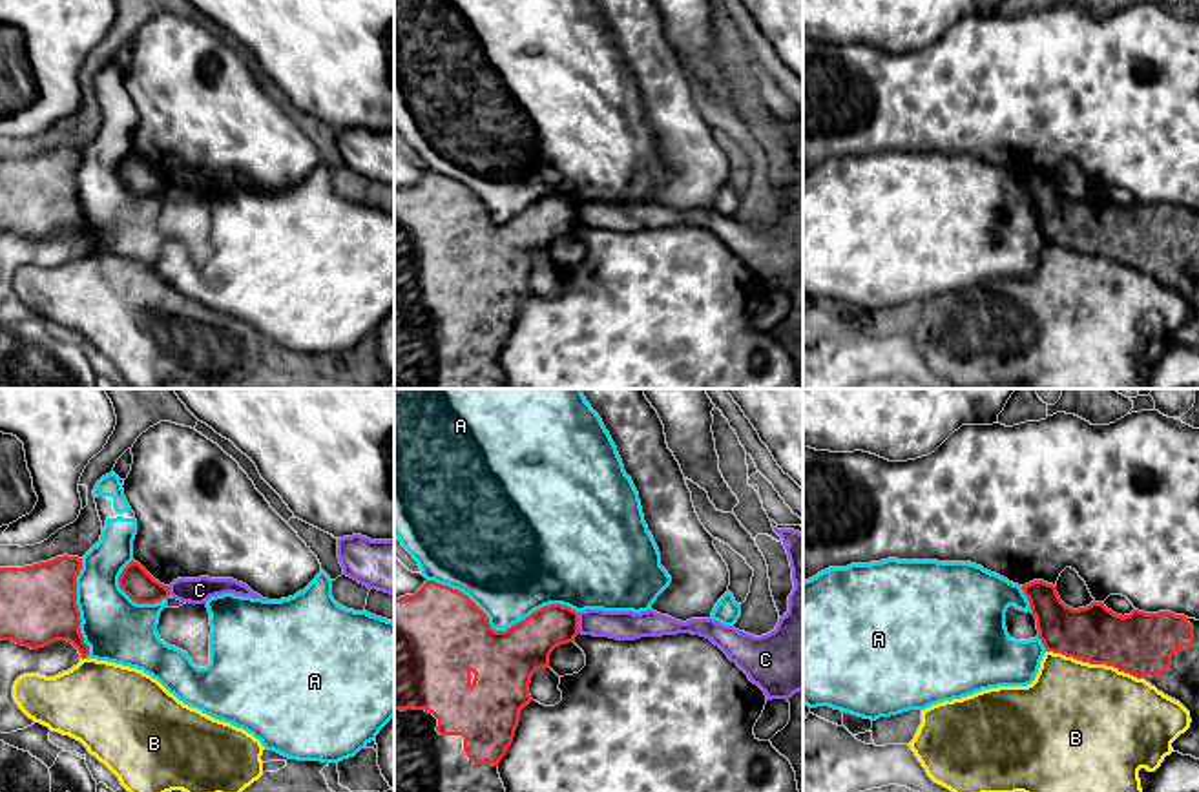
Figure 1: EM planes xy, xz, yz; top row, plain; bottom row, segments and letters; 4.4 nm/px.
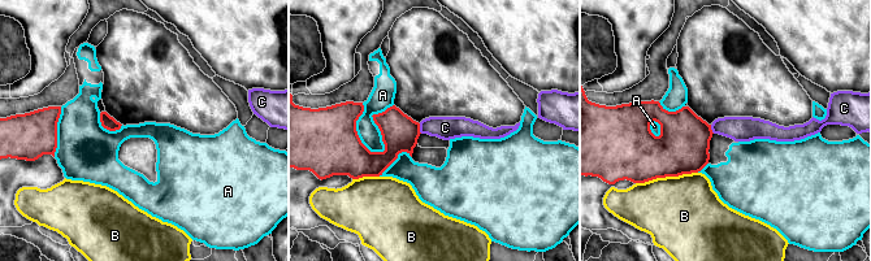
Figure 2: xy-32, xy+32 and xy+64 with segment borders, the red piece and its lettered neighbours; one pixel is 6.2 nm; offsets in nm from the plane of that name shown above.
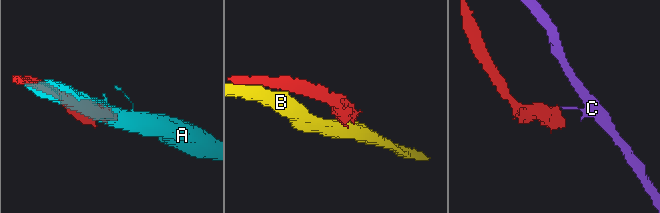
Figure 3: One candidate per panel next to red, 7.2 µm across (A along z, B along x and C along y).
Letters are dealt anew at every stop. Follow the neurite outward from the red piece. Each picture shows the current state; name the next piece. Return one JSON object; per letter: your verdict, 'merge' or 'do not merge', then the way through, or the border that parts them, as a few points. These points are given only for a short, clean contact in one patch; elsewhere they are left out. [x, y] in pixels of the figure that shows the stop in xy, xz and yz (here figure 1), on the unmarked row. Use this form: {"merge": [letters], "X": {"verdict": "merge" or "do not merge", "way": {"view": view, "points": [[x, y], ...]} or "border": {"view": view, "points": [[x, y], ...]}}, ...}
{"merge": [], "A": {"verdict": "do not merge"}, "B": {"verdict": "do not merge"}, "C": {"verdict": "do not merge", "border": {"view": "xz", "points": [[577, 205], [579, 223]]}}}

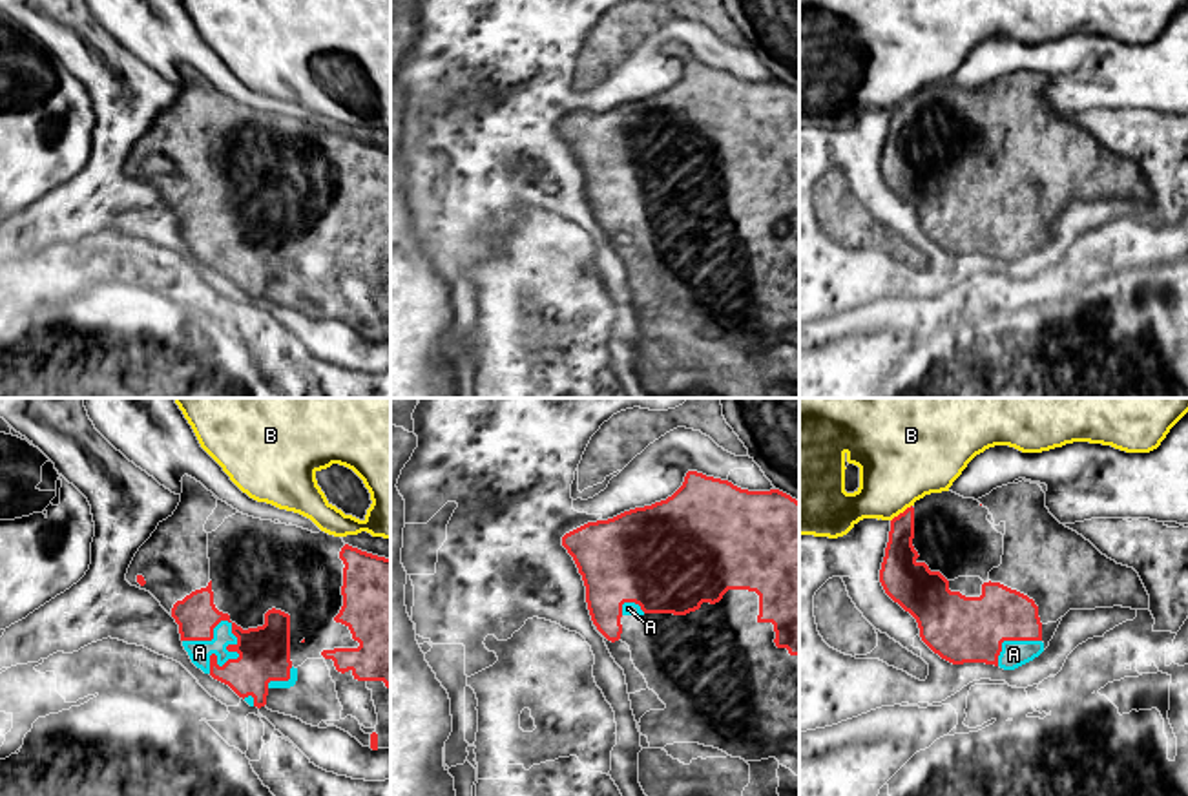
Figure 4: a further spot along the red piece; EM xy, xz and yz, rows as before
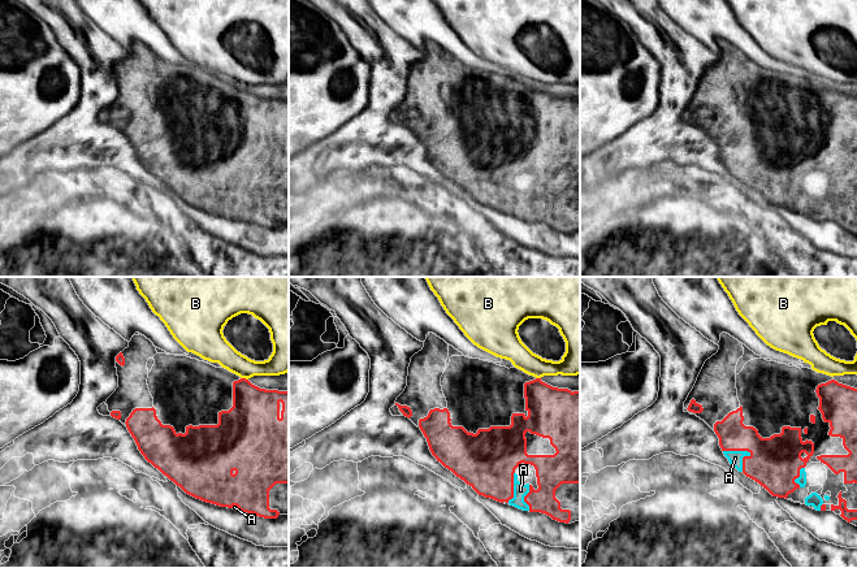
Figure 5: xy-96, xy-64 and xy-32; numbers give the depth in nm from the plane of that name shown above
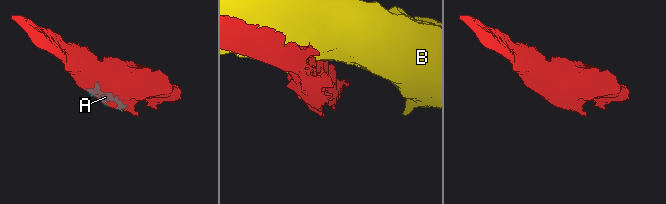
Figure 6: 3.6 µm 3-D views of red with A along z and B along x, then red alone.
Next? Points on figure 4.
{"merge": ["A"], "A": {"verdict": "merge"}, "B": {"verdict": "do not merge"}}

